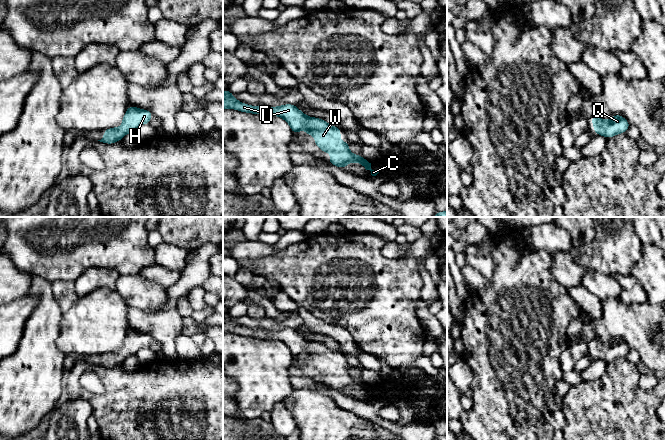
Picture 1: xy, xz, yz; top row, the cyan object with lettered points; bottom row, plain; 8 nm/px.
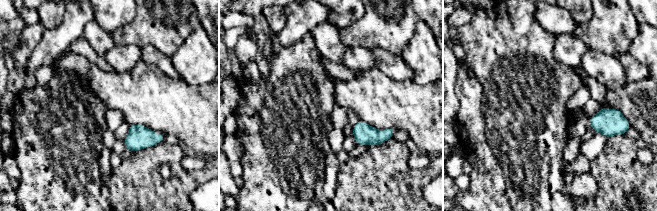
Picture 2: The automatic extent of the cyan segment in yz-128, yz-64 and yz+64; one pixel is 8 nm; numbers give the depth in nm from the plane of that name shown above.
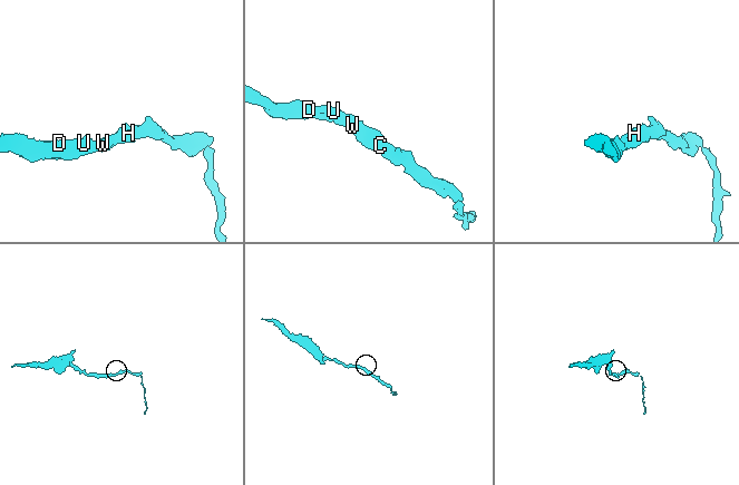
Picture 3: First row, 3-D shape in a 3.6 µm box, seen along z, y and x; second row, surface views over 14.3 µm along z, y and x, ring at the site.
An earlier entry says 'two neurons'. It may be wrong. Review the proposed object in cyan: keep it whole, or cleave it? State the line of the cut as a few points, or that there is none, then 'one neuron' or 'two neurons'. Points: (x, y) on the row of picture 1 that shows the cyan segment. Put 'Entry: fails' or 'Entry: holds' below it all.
no cut; one neuron
Entry: fails

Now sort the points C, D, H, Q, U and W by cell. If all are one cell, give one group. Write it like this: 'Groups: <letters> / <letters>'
Groups: C D H Q U W

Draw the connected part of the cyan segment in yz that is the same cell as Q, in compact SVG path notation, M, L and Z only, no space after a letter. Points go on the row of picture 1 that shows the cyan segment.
M594 115L590 121L595 125L593 132L606 138L625 133L630 126L630 123L621 115L613 115L609 120Z

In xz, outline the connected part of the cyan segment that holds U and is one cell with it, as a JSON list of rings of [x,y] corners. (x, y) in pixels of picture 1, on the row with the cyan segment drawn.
[[[224,90],[223,109],[225,108],[263,116],[279,116],[290,125],[294,134],[301,130],[306,130],[308,137],[313,134],[314,143],[319,149],[331,154],[329,158],[330,164],[343,169],[349,163],[357,162],[363,165],[366,170],[370,170],[372,176],[376,176],[379,173],[371,169],[370,161],[349,151],[349,143],[342,142],[340,139],[340,128],[331,126],[320,118],[306,116],[296,105],[286,104],[277,107],[251,106],[236,100],[233,93]]]

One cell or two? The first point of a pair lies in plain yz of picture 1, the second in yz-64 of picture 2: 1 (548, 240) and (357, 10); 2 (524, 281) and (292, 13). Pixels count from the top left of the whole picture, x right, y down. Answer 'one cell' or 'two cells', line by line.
1: two cells
2: two cells

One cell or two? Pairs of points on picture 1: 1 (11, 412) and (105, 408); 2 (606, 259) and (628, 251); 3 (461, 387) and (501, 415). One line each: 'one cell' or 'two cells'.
1: two cells
2: one cell
3: two cells

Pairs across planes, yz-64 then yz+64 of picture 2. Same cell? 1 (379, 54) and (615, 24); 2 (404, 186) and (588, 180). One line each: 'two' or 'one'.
1: two
2: two

